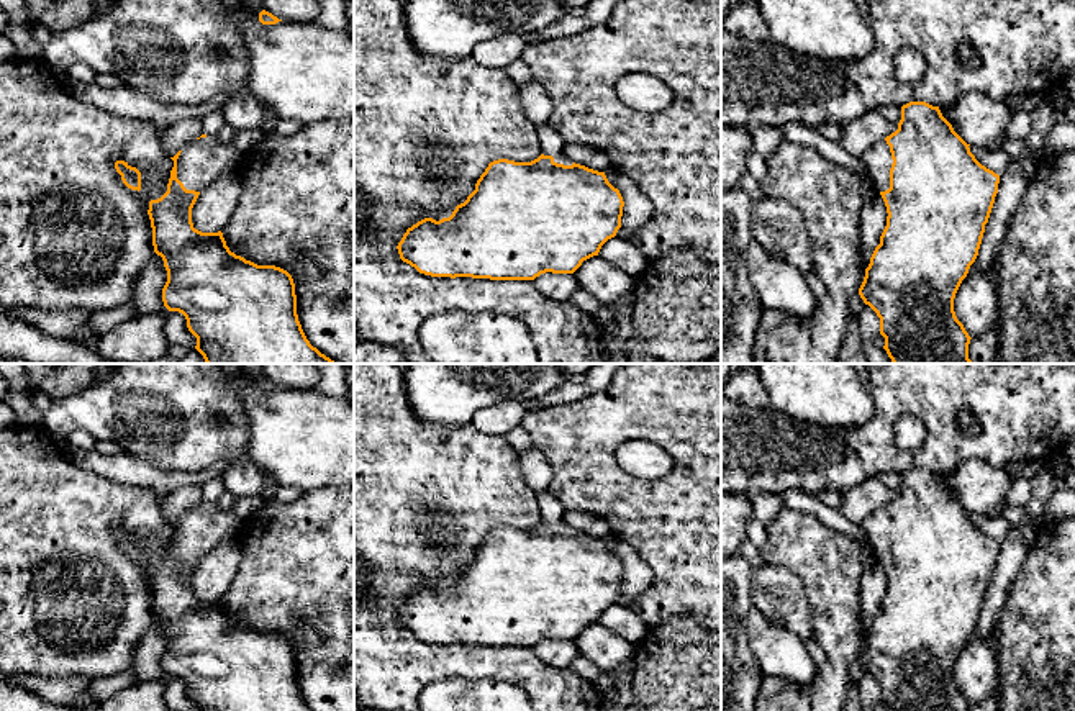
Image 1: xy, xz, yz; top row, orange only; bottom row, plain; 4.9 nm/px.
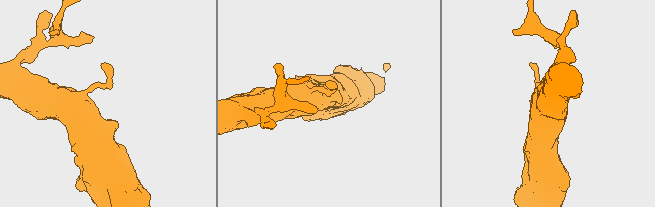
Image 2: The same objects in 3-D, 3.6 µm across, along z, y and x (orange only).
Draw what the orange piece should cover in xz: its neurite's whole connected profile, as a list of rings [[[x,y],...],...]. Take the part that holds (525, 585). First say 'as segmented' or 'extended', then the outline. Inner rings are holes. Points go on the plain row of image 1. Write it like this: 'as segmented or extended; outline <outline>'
extended; outline [[[564,519],[531,529],[498,526],[488,531],[467,567],[449,585],[424,585],[406,596],[397,616],[400,626],[431,644],[472,644],[490,647],[534,647],[541,641],[574,641],[583,627],[598,623],[601,613],[621,595],[623,564],[605,539],[572,529]]]

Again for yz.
extended; outline [[[909,469],[901,473],[898,496],[860,523],[887,573],[887,593],[859,662],[880,685],[885,711],[970,711],[970,703],[954,678],[954,665],[978,623],[1000,542],[982,532],[967,511],[942,483],[939,473]]]

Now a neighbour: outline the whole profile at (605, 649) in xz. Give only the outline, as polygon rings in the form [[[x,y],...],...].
[[[600,623],[582,629],[574,639],[580,655],[590,659],[601,672],[611,672],[634,655],[636,645],[616,636]]]

